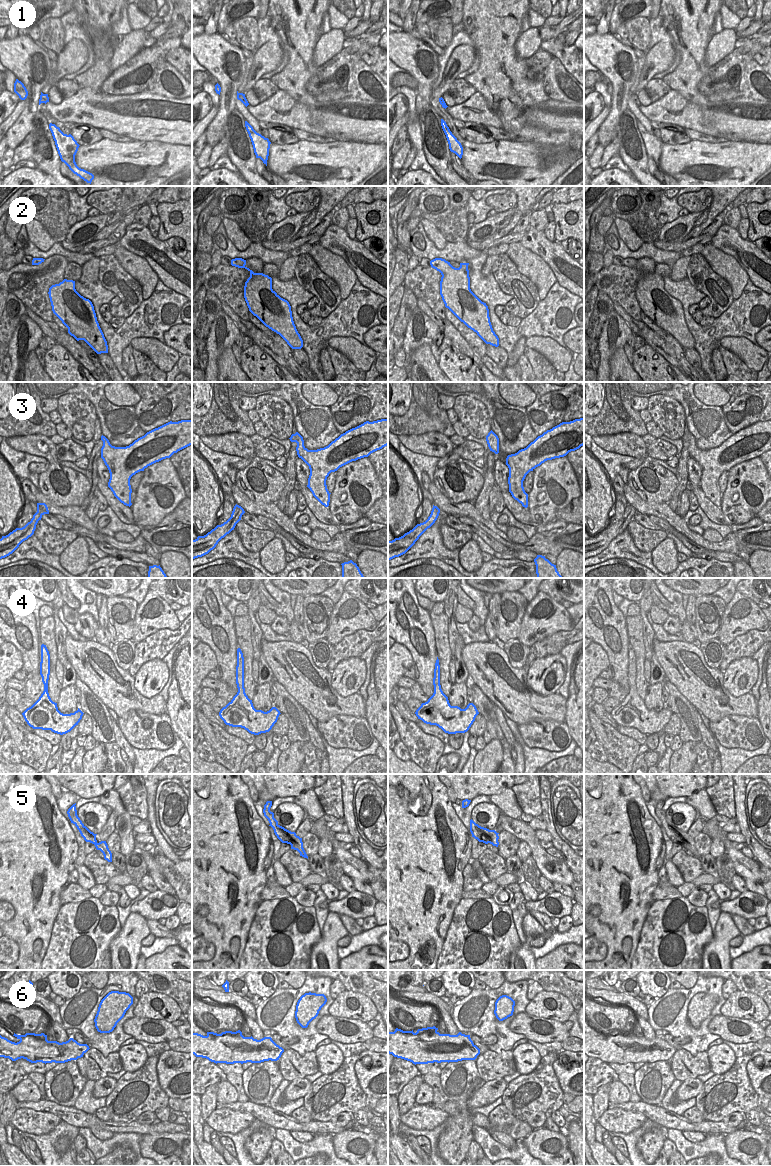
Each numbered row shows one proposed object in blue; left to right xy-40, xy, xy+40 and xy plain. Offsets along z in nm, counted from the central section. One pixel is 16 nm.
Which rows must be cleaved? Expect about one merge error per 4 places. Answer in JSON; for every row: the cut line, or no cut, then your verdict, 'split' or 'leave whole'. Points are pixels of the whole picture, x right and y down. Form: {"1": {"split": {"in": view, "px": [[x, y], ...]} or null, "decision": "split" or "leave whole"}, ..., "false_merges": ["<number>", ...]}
{"1": {"split": null, "decision": "leave whole"}, "2": {"split": null, "decision": "leave whole"}, "3": {"split": null, "decision": "leave whole"}, "4": {"split": null, "decision": "leave whole"}, "5": {"split": null, "decision": "leave whole"}, "6": {"split": null, "decision": "leave whole"}, "false_merges": []}

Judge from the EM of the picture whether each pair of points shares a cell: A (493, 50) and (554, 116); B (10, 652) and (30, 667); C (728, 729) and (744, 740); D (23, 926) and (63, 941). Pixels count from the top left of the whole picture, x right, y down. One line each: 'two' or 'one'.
A: two
B: two
C: one
D: two

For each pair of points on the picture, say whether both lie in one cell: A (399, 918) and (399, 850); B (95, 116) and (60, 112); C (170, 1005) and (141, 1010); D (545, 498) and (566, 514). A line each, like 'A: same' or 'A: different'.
A: same
B: same
C: same
D: different

